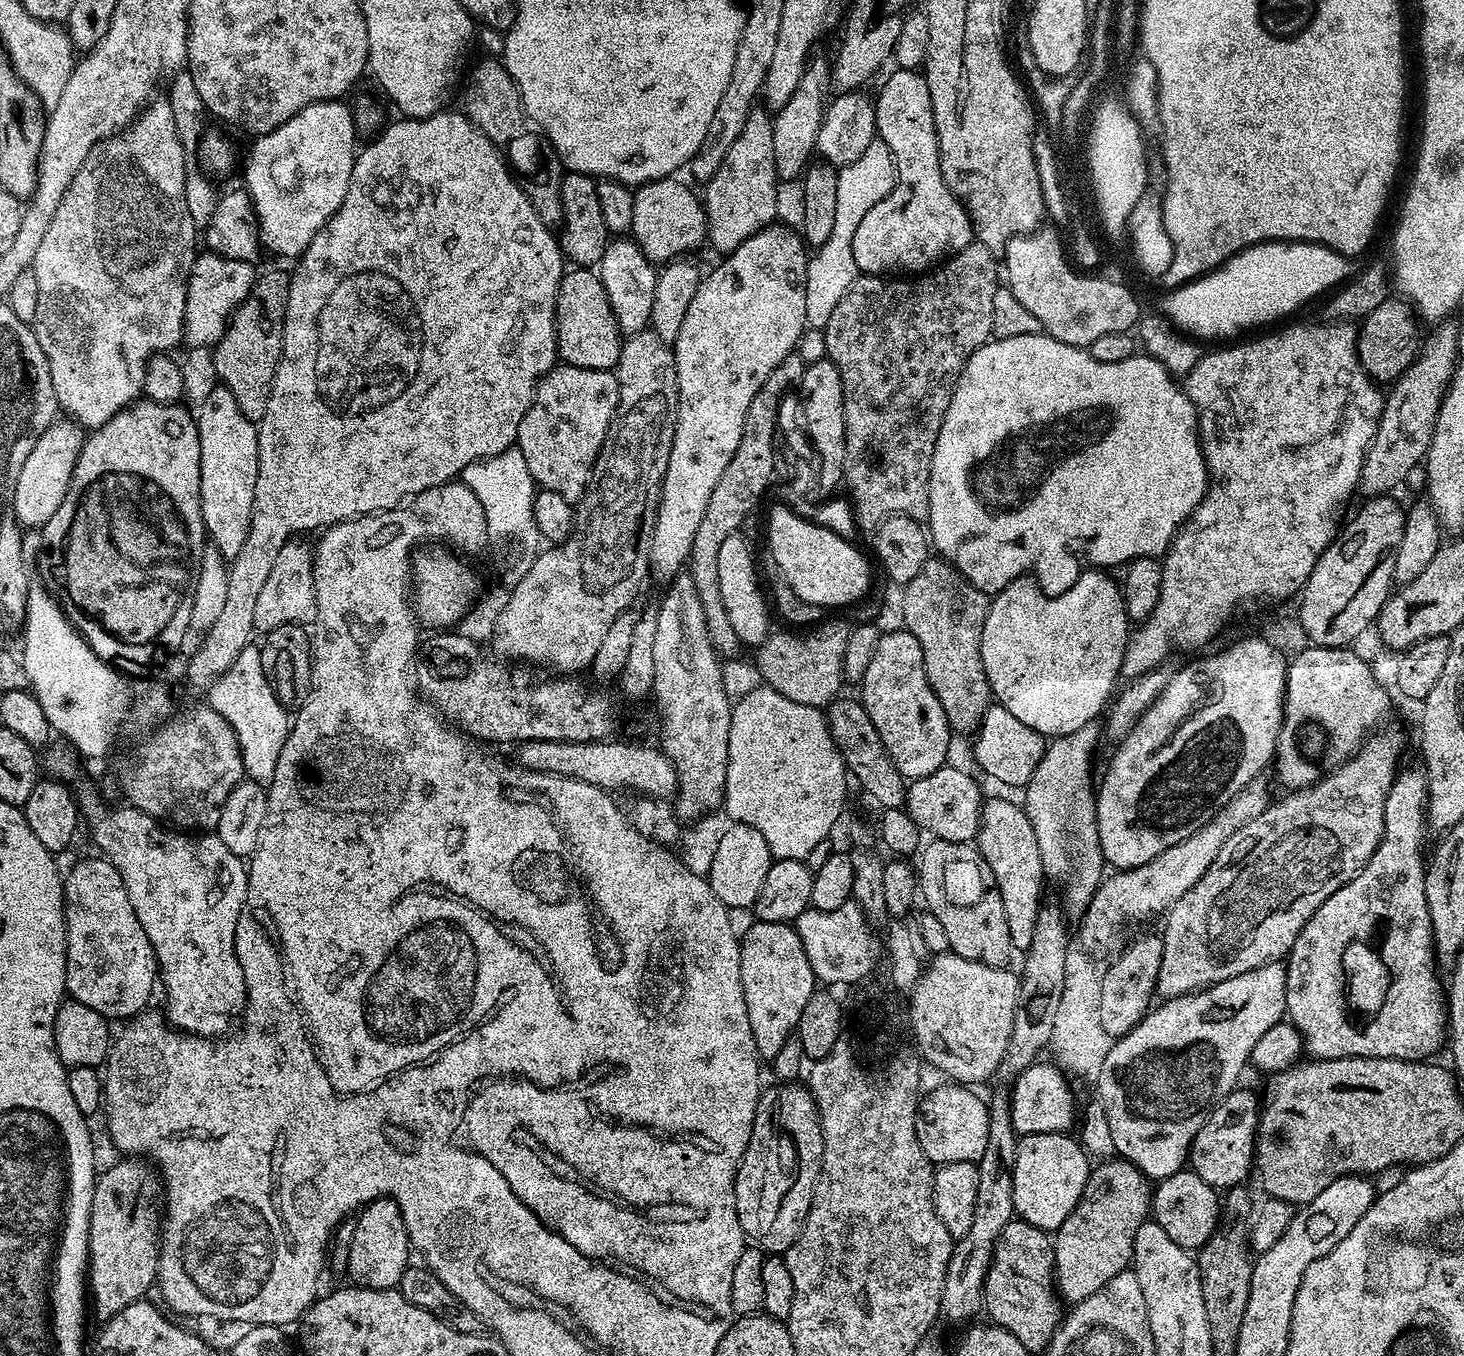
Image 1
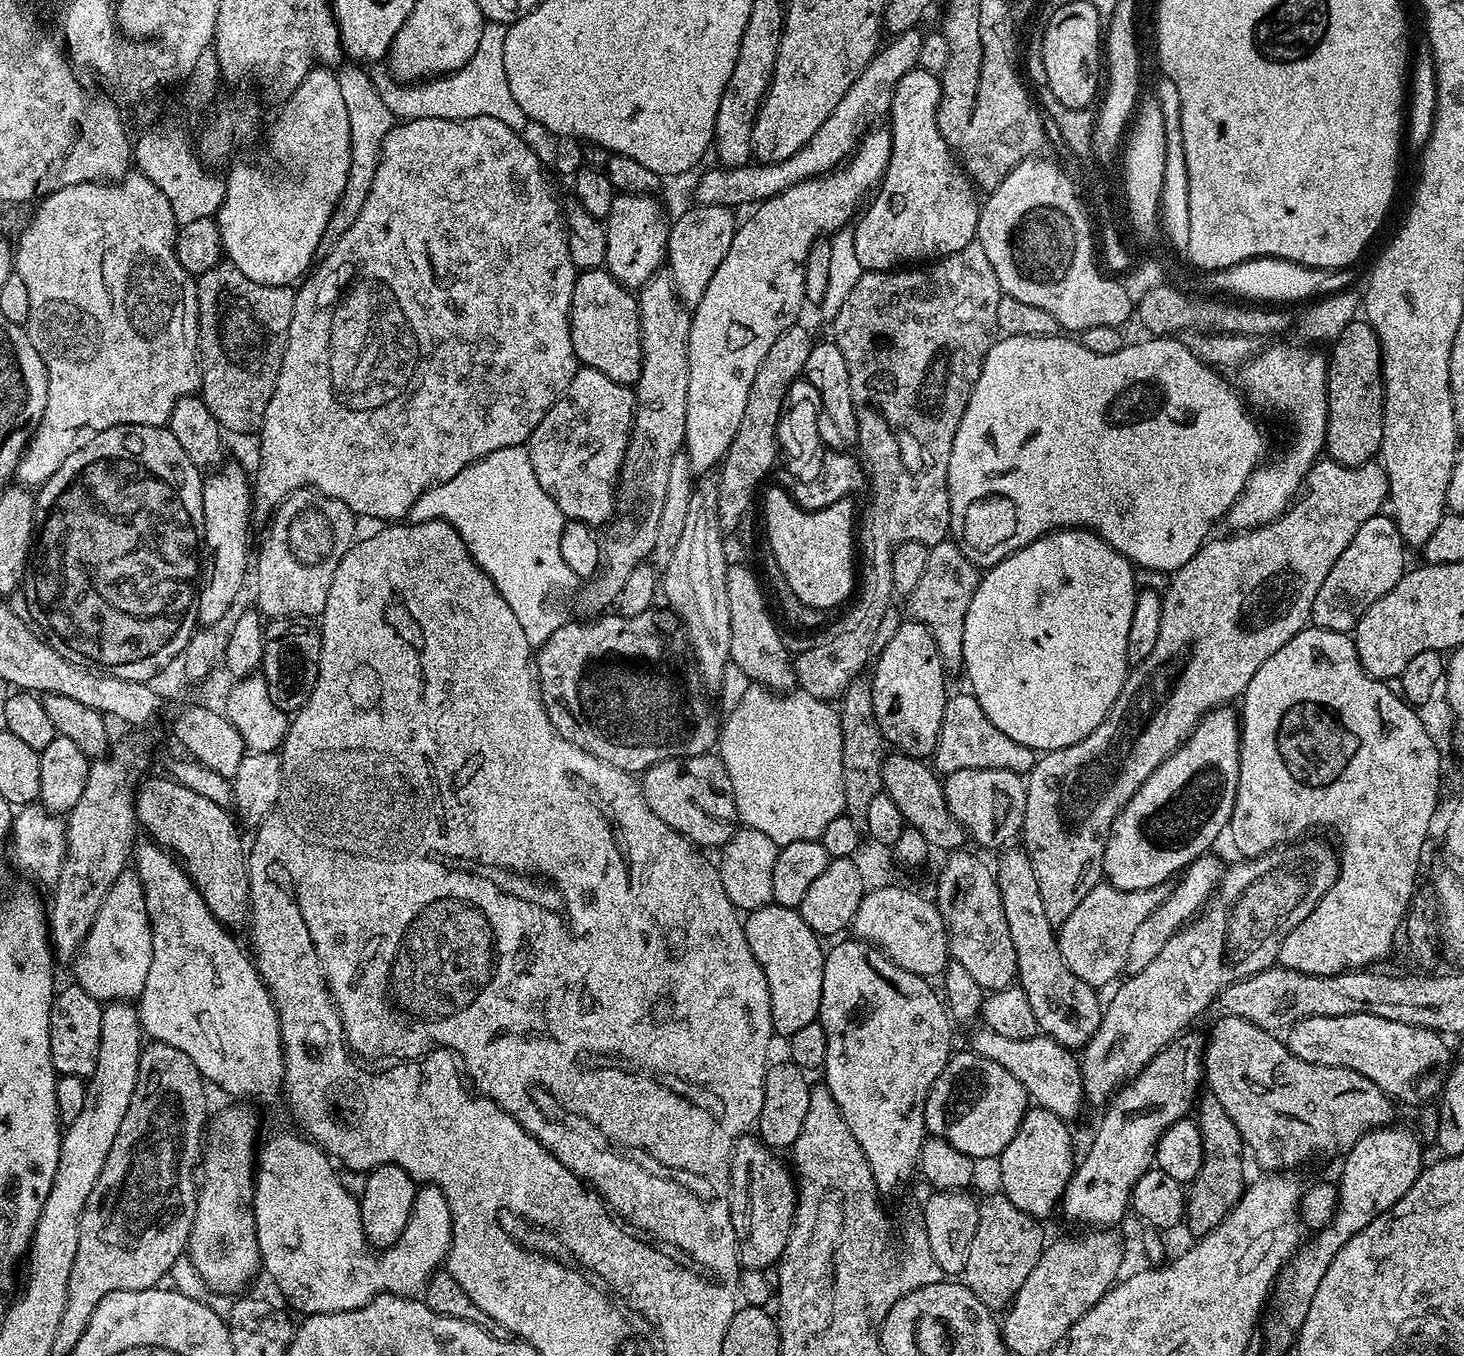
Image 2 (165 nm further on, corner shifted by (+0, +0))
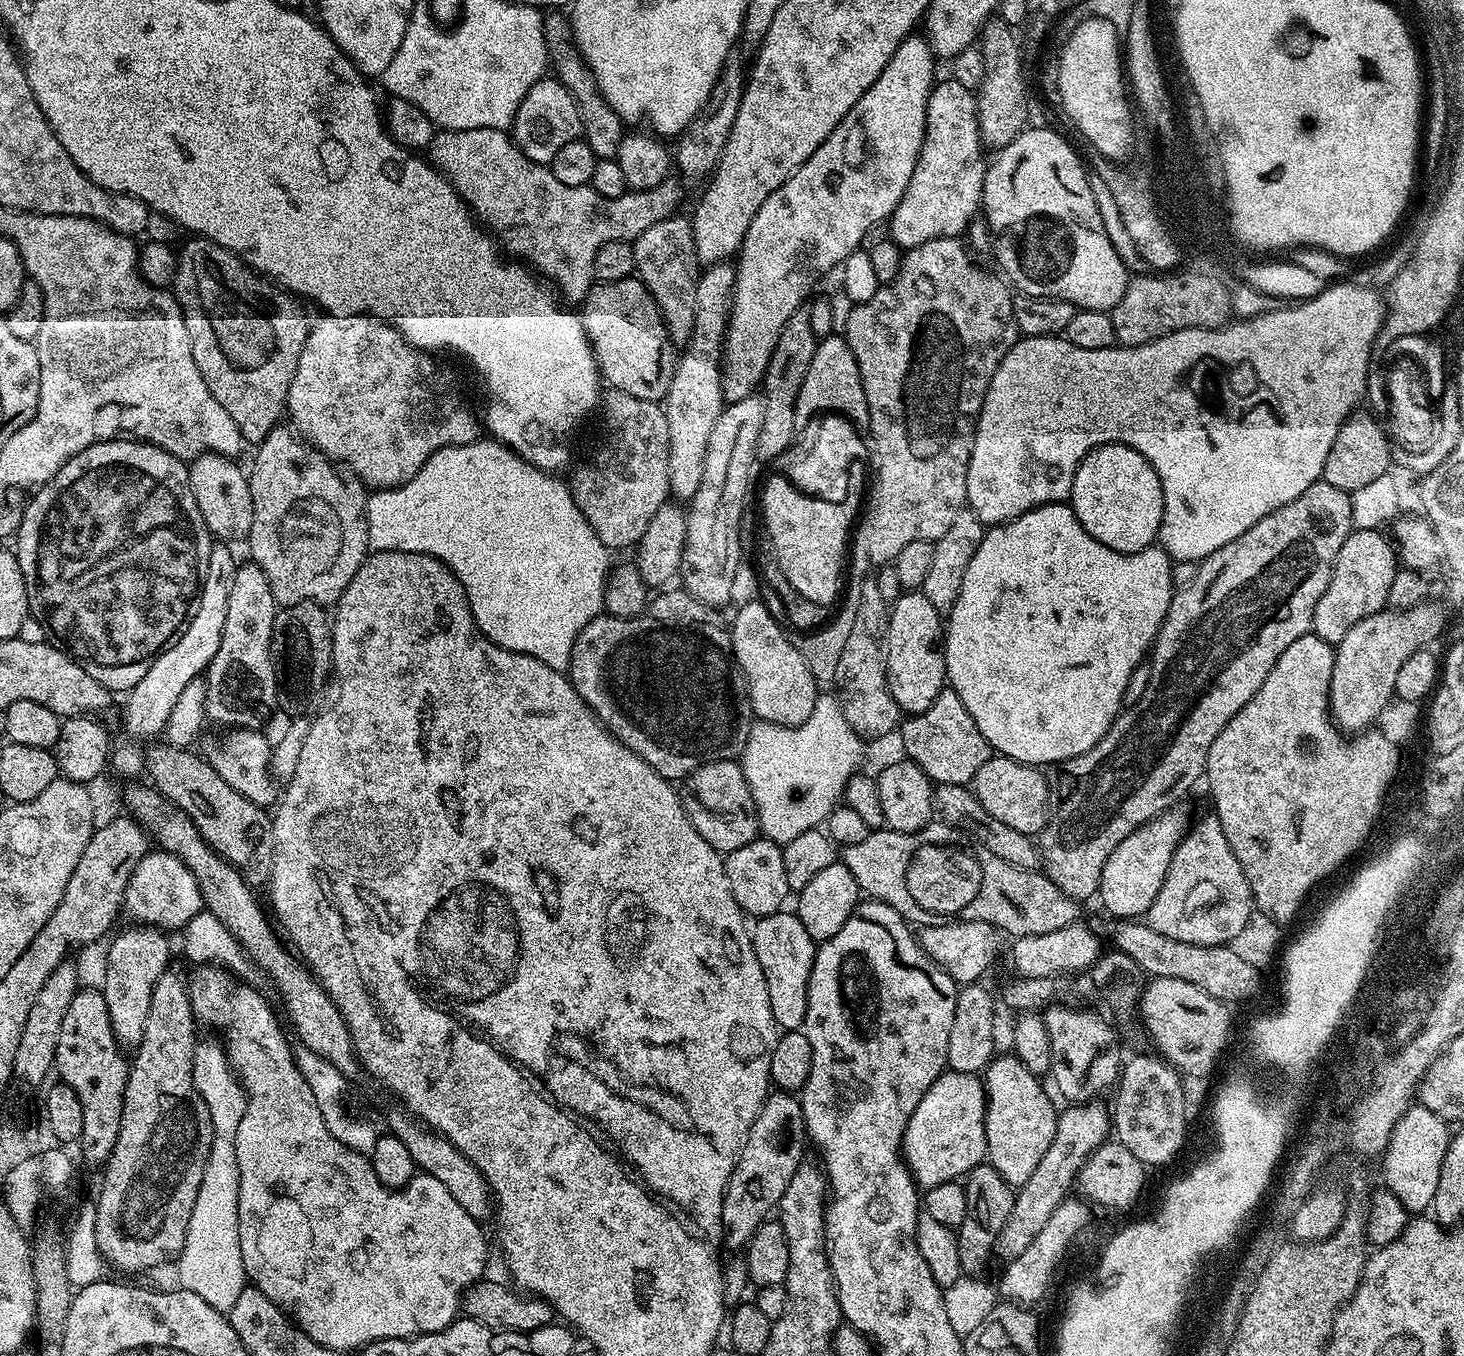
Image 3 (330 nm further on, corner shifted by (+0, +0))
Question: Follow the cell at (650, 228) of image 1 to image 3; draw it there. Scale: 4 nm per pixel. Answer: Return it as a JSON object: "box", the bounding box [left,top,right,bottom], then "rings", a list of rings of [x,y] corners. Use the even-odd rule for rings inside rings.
{"box":[543,14,626,160],"rings":[[[548,14],[543,17],[544,40],[547,44],[547,52],[550,57],[550,68],[555,79],[566,86],[566,90],[575,98],[580,105],[580,117],[584,127],[582,139],[594,150],[597,160],[615,160],[618,148],[622,146],[622,138],[626,135],[626,125],[623,120],[614,114],[614,110],[601,96],[600,87],[594,78],[594,74],[585,64],[581,49],[573,43],[572,28],[560,14]]]}

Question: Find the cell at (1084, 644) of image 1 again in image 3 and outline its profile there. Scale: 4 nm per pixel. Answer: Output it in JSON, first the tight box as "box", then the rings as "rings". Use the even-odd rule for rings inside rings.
{"box":[944,502,1174,766],"rings":[[[1068,502],[1043,504],[1026,514],[1004,524],[989,527],[984,533],[970,566],[966,566],[966,578],[962,578],[962,590],[952,611],[947,613],[944,634],[944,657],[948,671],[947,683],[958,694],[962,706],[974,718],[974,726],[982,730],[982,738],[992,747],[993,753],[1009,756],[1023,764],[1033,766],[1059,766],[1066,760],[1072,760],[1078,754],[1086,754],[1110,730],[1110,726],[1122,711],[1126,682],[1136,668],[1145,663],[1151,653],[1166,618],[1166,610],[1172,601],[1172,565],[1174,561],[1163,548],[1151,546],[1138,553],[1116,553],[1109,546],[1104,546],[1083,529],[1082,523]]]}

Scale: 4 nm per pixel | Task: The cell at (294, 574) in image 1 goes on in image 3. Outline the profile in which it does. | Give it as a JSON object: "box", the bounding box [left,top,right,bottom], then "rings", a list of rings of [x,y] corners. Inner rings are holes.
{"box":[246,426,370,606],"rings":[[[288,426],[271,428],[255,452],[256,461],[248,472],[254,502],[254,522],[246,537],[246,545],[252,551],[251,563],[266,574],[277,605],[311,600],[321,606],[335,605],[370,552],[368,527],[364,521],[366,485],[353,472],[323,456]]]}

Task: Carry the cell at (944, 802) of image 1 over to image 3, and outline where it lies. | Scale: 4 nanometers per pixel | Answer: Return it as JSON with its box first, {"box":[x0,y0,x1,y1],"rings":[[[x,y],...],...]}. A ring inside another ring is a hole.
{"box":[970,754,1050,837],"rings":[[[993,754],[986,762],[982,762],[982,767],[978,769],[978,774],[974,774],[970,787],[978,802],[982,802],[982,806],[986,806],[986,810],[990,810],[990,814],[994,814],[998,822],[1022,834],[1035,837],[1044,829],[1050,811],[1050,784],[1040,772],[1043,771],[1039,767],[1011,760],[1009,756]]]}

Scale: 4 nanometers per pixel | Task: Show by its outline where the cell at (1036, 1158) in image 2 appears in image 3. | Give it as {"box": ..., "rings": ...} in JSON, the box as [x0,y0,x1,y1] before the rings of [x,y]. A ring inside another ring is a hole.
{"box":[982,1054,1058,1186],"rings":[[[1014,1054],[1007,1055],[997,1055],[982,1076],[988,1098],[988,1113],[984,1119],[988,1143],[986,1160],[1008,1184],[1019,1186],[1030,1182],[1030,1174],[1034,1174],[1038,1162],[1042,1162],[1042,1154],[1046,1154],[1050,1142],[1054,1142],[1058,1108],[1052,1105],[1047,1090],[1040,1085],[1043,1084],[1041,1077],[1030,1074]]]}

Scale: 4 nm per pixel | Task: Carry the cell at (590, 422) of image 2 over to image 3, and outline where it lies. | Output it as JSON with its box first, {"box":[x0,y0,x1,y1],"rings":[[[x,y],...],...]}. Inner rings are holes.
{"box":[570,388,670,549],"rings":[[[608,388],[602,396],[602,412],[608,423],[608,456],[596,452],[589,464],[573,467],[570,487],[572,497],[582,510],[586,522],[608,549],[635,549],[658,506],[669,499],[670,430],[666,426],[663,407],[655,400],[634,398],[622,390]]]}

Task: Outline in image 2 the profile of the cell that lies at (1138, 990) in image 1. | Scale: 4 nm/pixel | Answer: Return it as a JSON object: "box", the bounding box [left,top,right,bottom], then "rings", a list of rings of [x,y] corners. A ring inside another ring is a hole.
{"box":[1126,854,1225,973],"rings":[[[1205,854],[1192,861],[1175,881],[1176,888],[1174,884],[1166,899],[1158,906],[1158,910],[1154,910],[1154,914],[1150,914],[1150,918],[1146,918],[1146,922],[1142,922],[1142,926],[1138,926],[1134,938],[1130,941],[1128,951],[1126,968],[1129,973],[1146,970],[1146,966],[1150,966],[1150,962],[1154,962],[1154,958],[1158,958],[1162,946],[1166,946],[1166,942],[1170,942],[1172,935],[1179,932],[1207,905],[1225,870],[1225,865],[1220,864],[1219,858],[1212,855]]]}

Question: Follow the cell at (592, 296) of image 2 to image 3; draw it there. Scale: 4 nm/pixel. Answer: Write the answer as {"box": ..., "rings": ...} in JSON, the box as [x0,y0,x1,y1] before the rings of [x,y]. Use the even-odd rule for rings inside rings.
{"box":[582,278,678,401],"rings":[[[638,278],[593,283],[582,305],[582,319],[588,341],[592,343],[592,352],[596,355],[596,366],[600,369],[603,383],[608,388],[617,388],[622,390],[622,394],[630,394],[634,398],[663,401],[665,394],[670,390],[678,356],[675,351],[671,352],[673,349],[669,347],[668,331],[660,307],[654,302],[648,287]]]}

